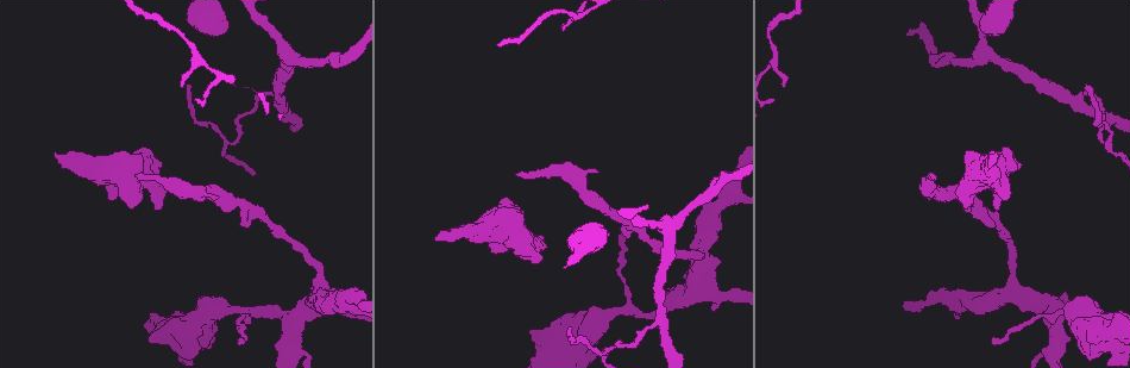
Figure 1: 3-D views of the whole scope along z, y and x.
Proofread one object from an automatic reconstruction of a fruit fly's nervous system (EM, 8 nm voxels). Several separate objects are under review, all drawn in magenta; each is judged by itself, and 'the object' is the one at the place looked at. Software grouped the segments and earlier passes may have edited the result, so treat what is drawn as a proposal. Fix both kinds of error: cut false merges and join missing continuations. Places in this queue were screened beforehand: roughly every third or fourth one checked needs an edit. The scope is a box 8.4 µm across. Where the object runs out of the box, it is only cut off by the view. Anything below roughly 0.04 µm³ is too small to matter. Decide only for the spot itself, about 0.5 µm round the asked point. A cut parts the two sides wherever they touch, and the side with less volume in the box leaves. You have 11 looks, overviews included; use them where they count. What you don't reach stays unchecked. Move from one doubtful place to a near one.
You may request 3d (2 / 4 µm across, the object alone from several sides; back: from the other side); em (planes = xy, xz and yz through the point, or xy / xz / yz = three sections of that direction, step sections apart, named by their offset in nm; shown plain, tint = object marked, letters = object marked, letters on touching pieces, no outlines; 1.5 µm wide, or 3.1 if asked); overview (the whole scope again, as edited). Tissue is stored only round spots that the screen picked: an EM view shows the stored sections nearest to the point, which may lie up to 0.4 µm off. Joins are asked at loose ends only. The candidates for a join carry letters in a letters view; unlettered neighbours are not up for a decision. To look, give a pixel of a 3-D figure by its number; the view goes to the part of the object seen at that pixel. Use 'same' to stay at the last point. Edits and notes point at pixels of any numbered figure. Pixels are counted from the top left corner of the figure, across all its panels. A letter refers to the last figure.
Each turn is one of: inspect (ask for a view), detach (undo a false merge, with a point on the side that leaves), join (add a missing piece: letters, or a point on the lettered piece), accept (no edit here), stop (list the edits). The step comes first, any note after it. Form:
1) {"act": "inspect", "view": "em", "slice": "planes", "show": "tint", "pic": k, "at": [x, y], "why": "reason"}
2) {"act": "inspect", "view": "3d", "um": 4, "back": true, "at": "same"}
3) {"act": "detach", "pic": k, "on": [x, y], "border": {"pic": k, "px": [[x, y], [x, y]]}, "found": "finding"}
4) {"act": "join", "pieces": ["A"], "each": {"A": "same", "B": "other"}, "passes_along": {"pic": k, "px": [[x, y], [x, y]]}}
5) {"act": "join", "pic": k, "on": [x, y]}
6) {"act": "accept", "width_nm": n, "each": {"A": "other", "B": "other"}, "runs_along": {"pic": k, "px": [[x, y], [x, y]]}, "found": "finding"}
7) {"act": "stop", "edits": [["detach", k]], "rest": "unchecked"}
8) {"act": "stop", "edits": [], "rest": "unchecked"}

{"act": "inspect", "view": "em", "slice": "planes", "show": "letters", "pic": 1, "at": [159, 207], "why": "free end"}

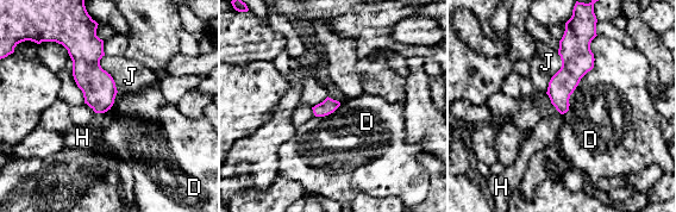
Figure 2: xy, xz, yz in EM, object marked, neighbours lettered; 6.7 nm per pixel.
{"act": "accept", "each": {"D": "other", "H": "other", "J": "other"}, "border": {"pic": 2, "px": [[594, 67], [581, 79], [563, 114]]}, "found": "no lettered piece goes on from it"}

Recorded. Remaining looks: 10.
{"act": "inspect", "view": "em", "slice": "planes", "show": "tint", "pic": 1, "at": [1063, 318], "why": "calibre changes"}

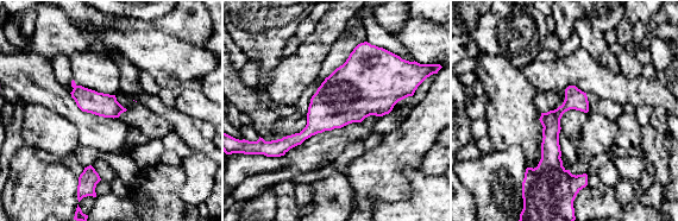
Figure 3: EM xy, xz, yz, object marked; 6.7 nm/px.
{"act": "inspect", "view": "em", "slice": "planes", "show": "letters", "at": "same", "why": "see the neighbours"}

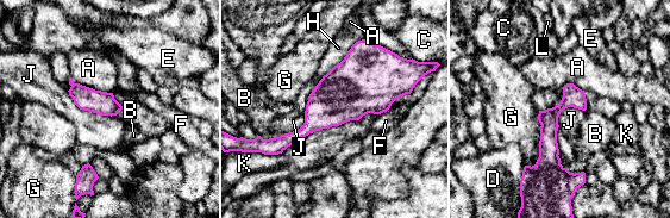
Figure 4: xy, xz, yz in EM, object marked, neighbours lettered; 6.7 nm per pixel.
{"act": "accept", "each": {"A": "other", "B": "other", "C": "other", "D": "other", "E": "other", "F": "other", "G": "other", "H": "other", "J": "other", "K": "other", "L": "other"}, "runs_along": {"pic": 4, "px": [[569, 86], [549, 118], [549, 160], [571, 178]]}, "found": "one neuron here"}

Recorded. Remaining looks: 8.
{"act": "inspect", "view": "em", "slice": "yz", "step": 8, "show": "tint", "pic": 1, "at": [233, 142]}

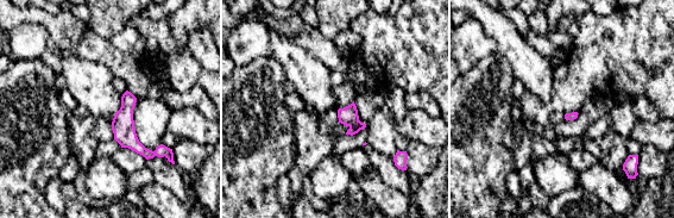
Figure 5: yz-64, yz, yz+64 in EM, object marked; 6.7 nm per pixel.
{"act": "inspect", "view": "em", "slice": "planes", "show": "letters", "at": "same", "why": "cut it another way"}

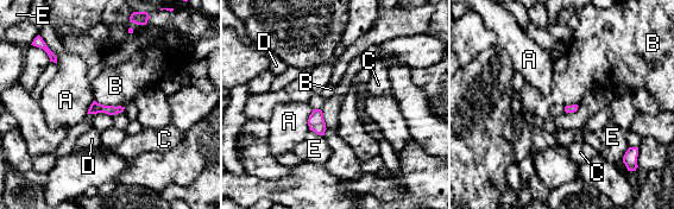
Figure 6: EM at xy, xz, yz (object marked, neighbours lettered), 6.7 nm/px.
{"act": "accept", "each": {"A": "other", "B": "other", "C": "other", "D": "other", "E": "other"}, "border": {"pic": 6, "px": [[94, 100], [104, 105], [124, 107]]}, "found": "all the same neuron"}

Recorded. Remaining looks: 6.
{"act": "inspect", "view": "3d", "um": 2, "pic": 1, "at": [994, 153], "why": "branch stops here"}

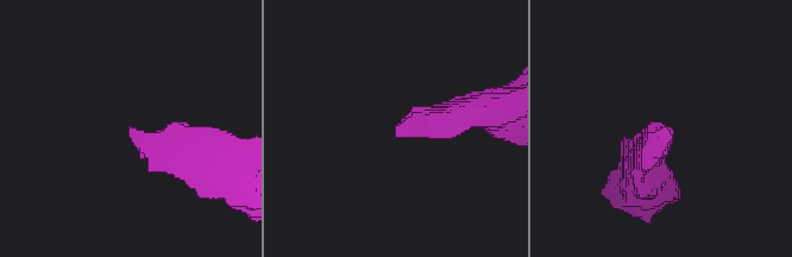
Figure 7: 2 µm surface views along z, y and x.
{"act": "inspect", "view": "em", "slice": "planes", "show": "letters", "pic": 7, "at": [660, 133]}

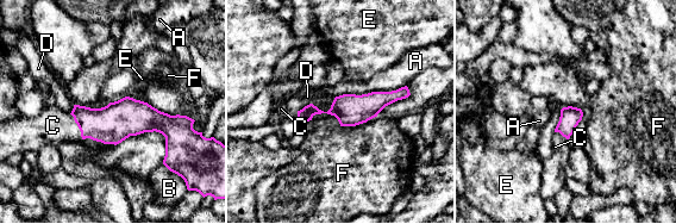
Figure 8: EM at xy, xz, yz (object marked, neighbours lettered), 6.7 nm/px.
{"act": "join", "pieces": ["C"], "each": {"A": "other", "B": "other", "C": "same", "D": "other", "E": "other", "F": "other"}, "passes_along": {"pic": 8, "px": [[112, 124], [77, 125], [52, 125]]}, "found": "the neuron continues"}

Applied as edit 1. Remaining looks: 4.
{"act": "stop", "edits": [["join", 8]], "rest": "unchecked"}

